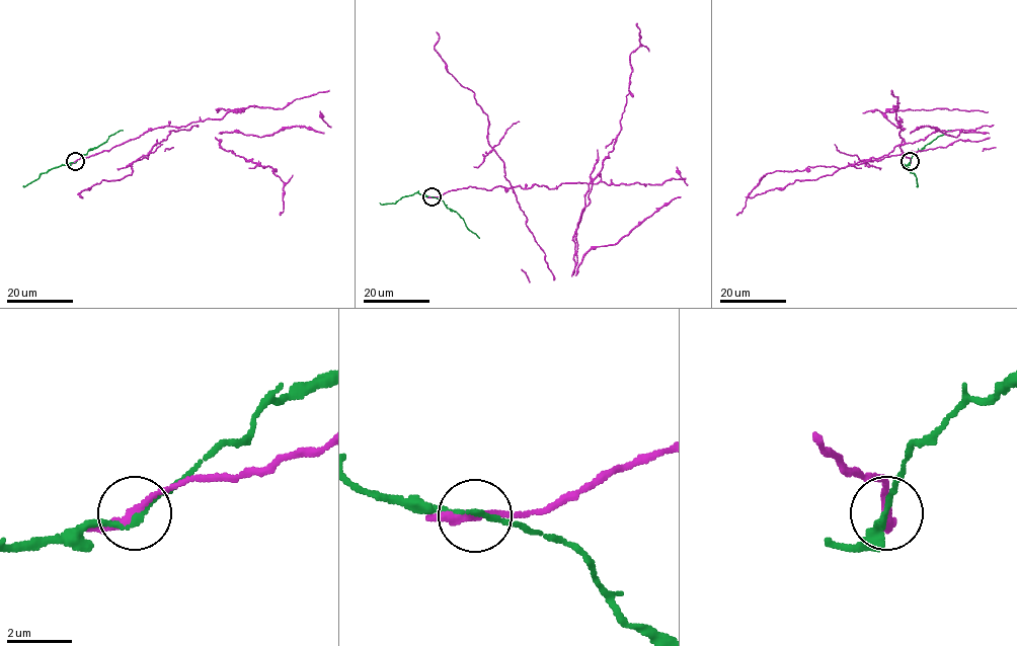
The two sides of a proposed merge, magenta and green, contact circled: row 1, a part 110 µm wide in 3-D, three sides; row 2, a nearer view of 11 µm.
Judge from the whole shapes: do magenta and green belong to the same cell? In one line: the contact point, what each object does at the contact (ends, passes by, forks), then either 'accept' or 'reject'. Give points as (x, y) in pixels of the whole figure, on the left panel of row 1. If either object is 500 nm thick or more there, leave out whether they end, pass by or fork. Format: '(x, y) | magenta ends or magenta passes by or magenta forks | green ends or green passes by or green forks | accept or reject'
(75, 161) | magenta passes by | green passes by | reject

